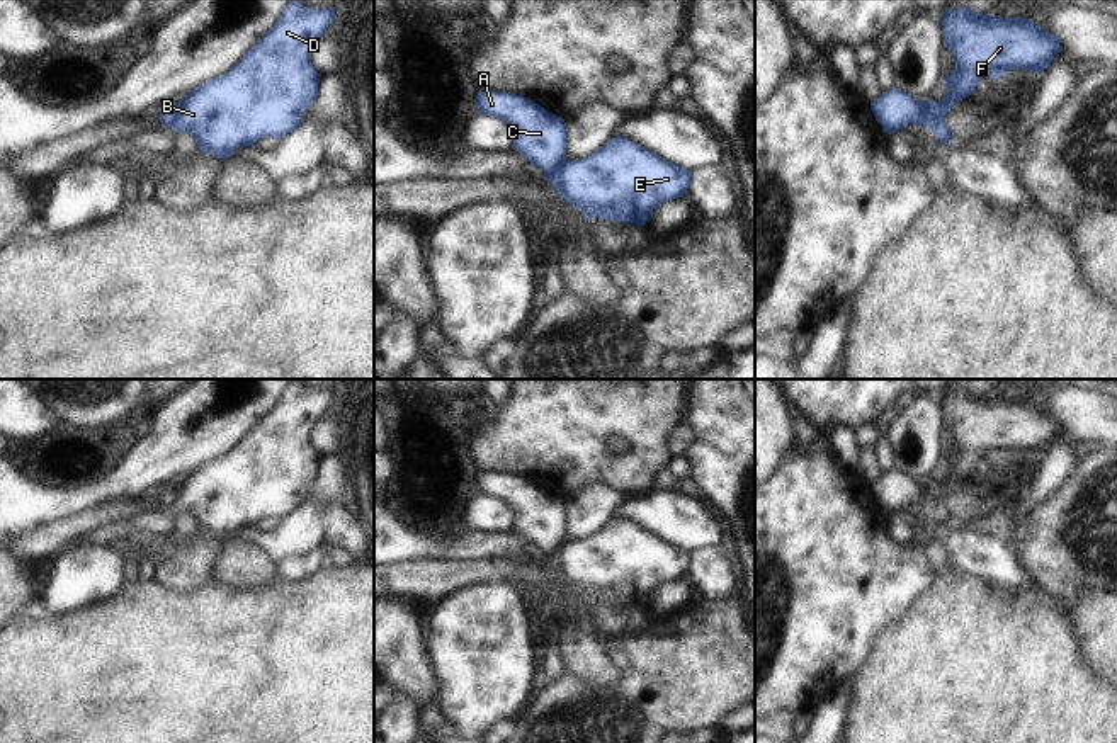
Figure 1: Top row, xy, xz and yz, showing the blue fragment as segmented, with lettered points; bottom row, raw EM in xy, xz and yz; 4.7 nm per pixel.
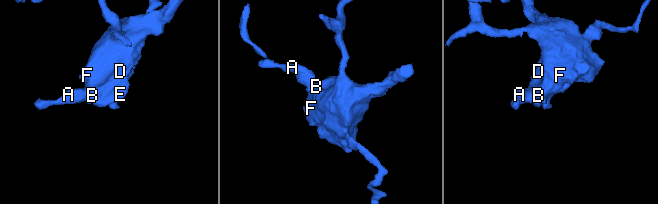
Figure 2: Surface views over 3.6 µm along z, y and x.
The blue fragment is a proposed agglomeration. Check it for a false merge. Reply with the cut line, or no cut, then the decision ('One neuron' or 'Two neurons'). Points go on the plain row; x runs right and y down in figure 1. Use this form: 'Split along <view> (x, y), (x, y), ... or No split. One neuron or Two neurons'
Split along xz (563, 539), (551, 563). Two neurons

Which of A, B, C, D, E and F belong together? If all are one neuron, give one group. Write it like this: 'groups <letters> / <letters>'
groups A C / B D E F

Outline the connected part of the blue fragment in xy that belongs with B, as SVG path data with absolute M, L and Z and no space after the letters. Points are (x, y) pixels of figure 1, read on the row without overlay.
M303 379L291 381L279 401L236 445L175 483L172 508L190 515L199 532L219 539L231 537L238 527L253 527L264 517L282 520L303 503L301 495L318 476L320 456L311 445L309 434L333 398L335 388L308 389Z

